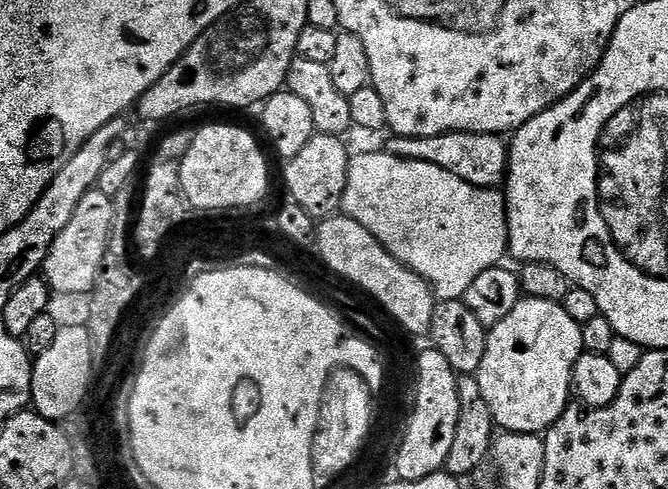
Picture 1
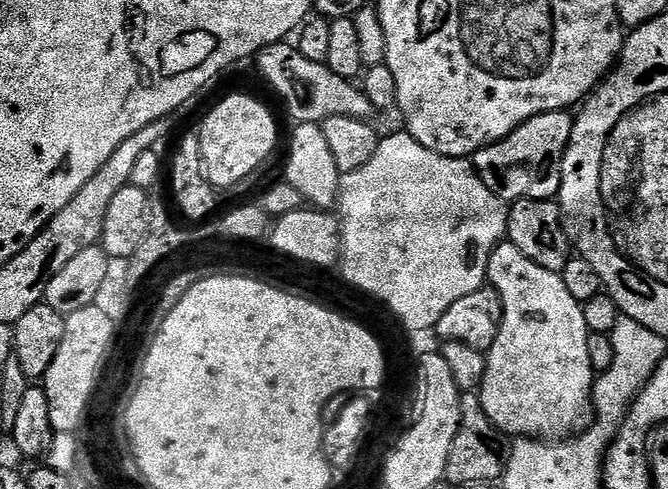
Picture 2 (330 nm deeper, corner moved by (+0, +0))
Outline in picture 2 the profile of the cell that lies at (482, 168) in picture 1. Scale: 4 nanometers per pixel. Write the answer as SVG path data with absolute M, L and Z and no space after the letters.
M571 111L547 112L530 118L506 138L478 150L471 157L476 172L495 196L505 202L551 200L559 197L562 182L562 158L572 133Z

